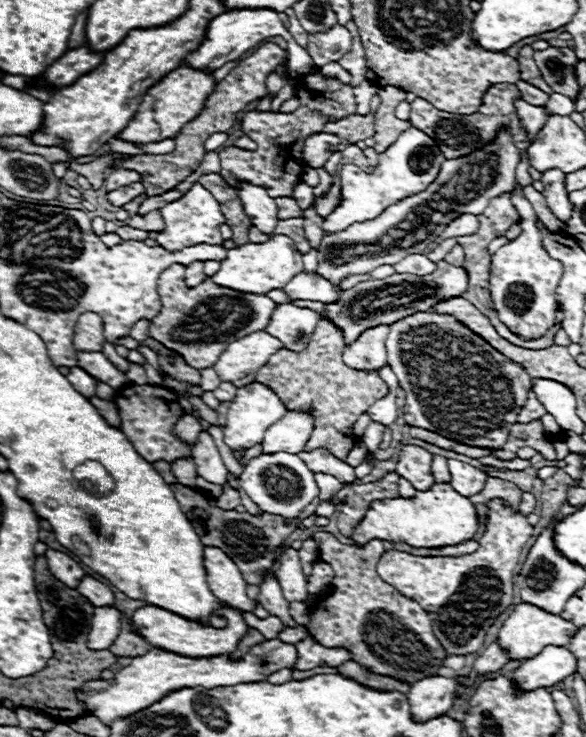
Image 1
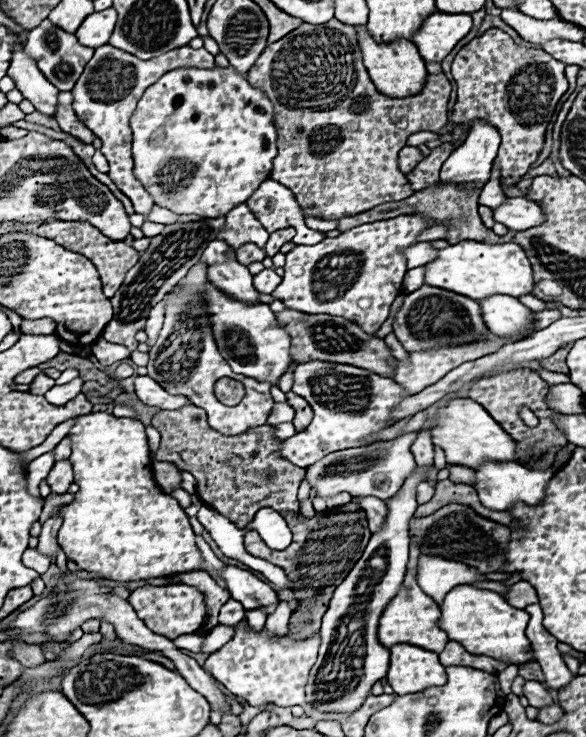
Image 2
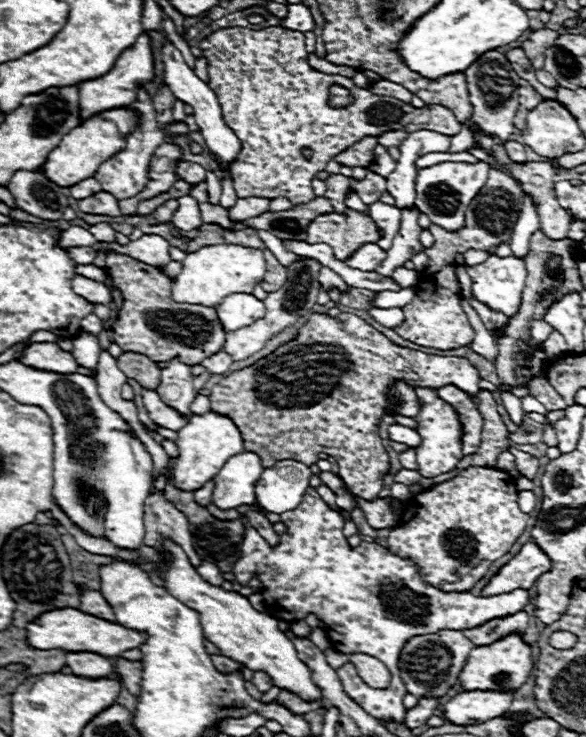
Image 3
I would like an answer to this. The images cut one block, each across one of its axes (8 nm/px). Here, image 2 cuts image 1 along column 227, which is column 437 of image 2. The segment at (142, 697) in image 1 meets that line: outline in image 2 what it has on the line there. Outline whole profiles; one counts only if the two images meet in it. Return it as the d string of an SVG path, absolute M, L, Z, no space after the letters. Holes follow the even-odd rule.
M396 644L390 652L392 658L386 680L398 696L446 684L446 670L436 652L428 652L412 644Z

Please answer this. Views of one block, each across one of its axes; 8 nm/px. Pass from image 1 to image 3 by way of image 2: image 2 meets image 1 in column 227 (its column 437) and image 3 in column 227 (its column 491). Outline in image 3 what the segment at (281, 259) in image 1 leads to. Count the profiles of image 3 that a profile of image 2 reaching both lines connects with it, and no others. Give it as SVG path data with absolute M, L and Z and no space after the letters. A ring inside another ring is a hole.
M214 244L214 246L204 246L196 252L190 252L184 262L182 262L182 272L176 276L176 284L172 286L172 298L176 302L186 302L186 304L200 304L200 306L218 306L228 294L236 292L252 292L252 288L262 282L266 274L266 258L264 252L258 248L244 248L238 244Z

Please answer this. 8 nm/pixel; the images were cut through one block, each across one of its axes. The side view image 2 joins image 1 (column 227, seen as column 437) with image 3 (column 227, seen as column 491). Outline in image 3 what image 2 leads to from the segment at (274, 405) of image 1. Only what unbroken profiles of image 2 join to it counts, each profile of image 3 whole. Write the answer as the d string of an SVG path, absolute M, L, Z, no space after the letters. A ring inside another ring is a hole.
M206 412L202 416L192 416L188 426L178 432L176 446L180 450L180 456L172 462L176 486L180 490L198 490L220 472L220 468L228 462L230 456L240 454L240 450L244 450L244 440L238 426L228 416Z

